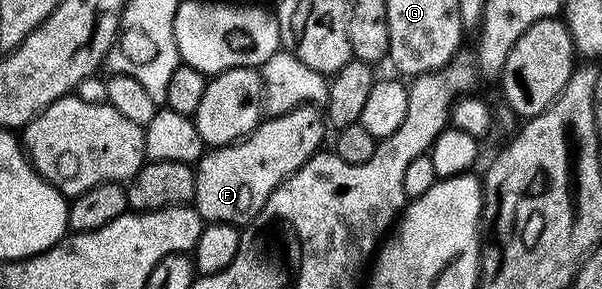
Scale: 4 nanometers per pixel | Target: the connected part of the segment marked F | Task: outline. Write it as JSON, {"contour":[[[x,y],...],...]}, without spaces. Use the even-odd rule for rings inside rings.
{"contour":[[[314,103],[300,104],[290,112],[260,120],[248,136],[234,144],[204,151],[195,168],[193,207],[212,224],[250,224],[269,202],[269,194],[324,147],[323,128],[324,113]]]}

